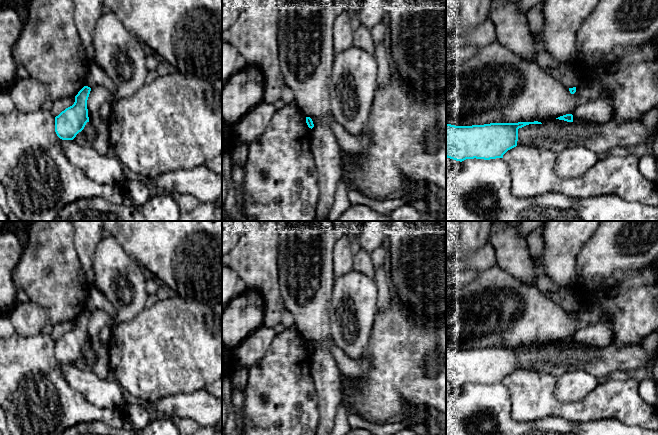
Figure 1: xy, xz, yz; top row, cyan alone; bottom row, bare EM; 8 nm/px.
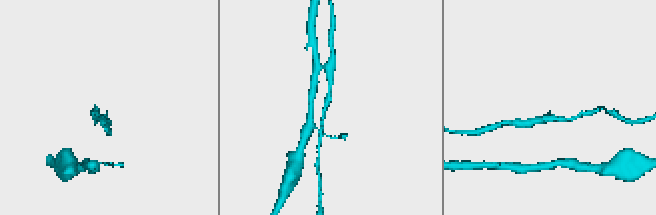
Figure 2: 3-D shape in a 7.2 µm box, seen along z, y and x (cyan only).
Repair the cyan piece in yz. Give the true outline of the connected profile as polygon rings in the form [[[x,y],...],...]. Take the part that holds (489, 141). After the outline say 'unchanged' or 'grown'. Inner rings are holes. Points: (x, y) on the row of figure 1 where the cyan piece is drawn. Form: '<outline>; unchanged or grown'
[[[518,122],[518,123],[490,123],[484,125],[455,126],[446,124],[446,157],[464,161],[466,159],[496,159],[510,149],[517,146],[518,129],[529,124],[542,124],[541,122]]]; unchanged

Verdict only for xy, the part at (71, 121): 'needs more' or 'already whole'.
already whole

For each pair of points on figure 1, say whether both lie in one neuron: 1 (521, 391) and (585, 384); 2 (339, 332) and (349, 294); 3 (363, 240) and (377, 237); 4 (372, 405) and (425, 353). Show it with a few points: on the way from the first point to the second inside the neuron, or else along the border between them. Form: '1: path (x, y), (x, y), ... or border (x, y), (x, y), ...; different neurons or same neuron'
1: border (557, 377), (554, 395), (560, 400), (573, 402); different neurons
2: path (348, 323), (349, 303); same neuron
3: path (366, 239), (374, 237); same neuron
4: path (385, 392), (412, 366); same neuron

